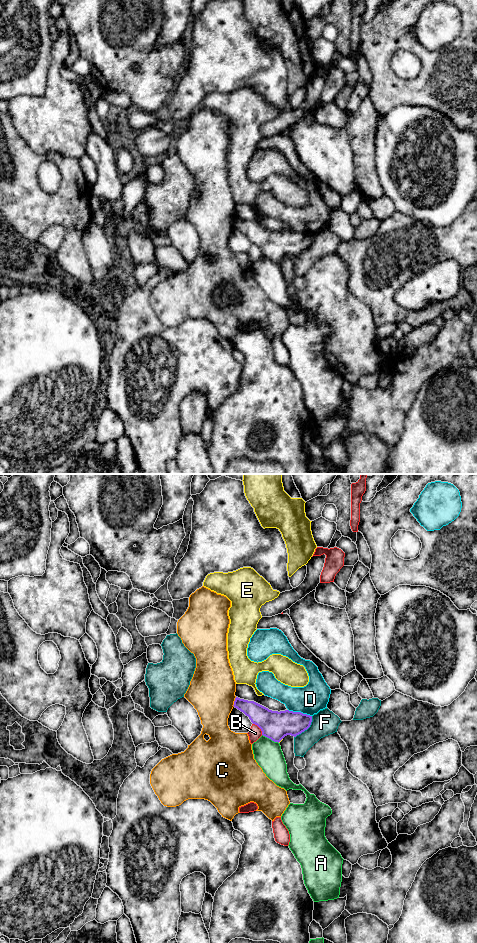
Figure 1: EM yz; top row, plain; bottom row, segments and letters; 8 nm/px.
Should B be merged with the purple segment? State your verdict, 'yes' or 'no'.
no

